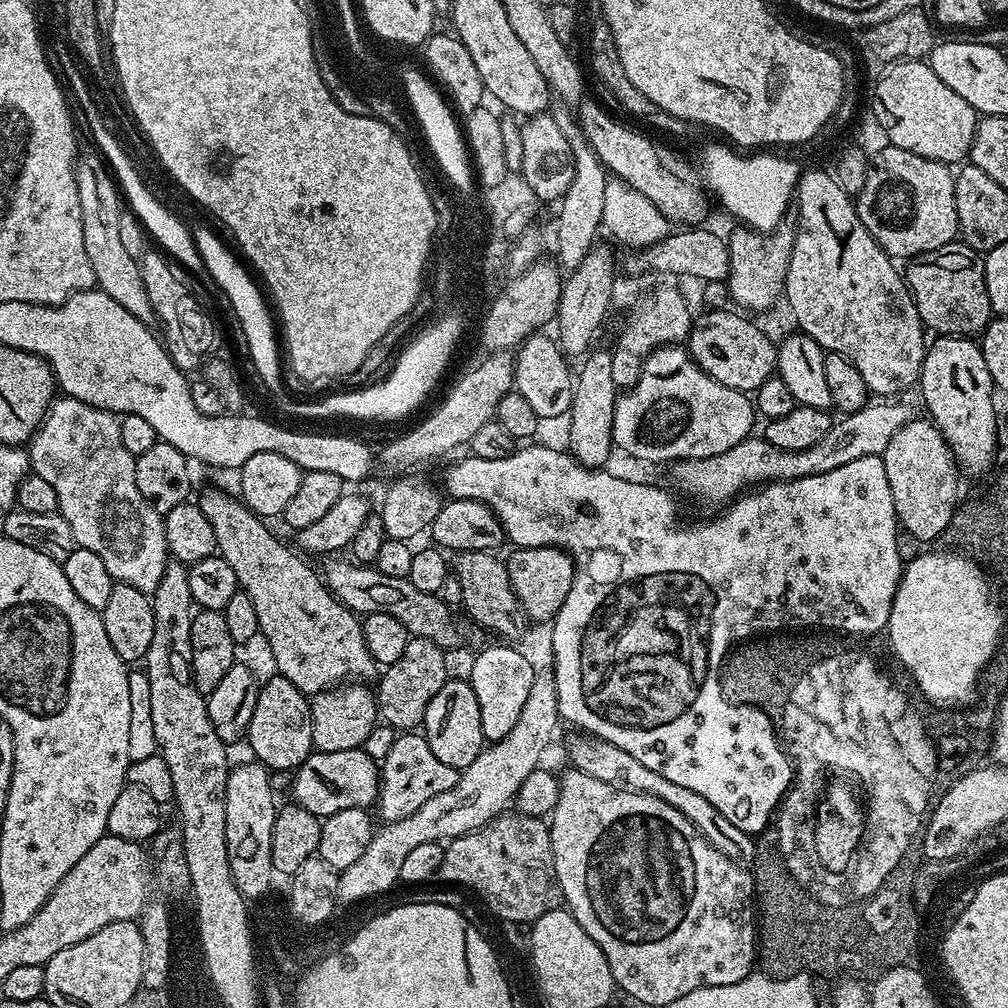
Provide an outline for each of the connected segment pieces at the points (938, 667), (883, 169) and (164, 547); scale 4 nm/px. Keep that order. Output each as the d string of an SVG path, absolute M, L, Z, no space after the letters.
M939 551L924 552L914 557L909 564L907 561L903 565L900 584L896 587L890 610L886 637L897 662L912 675L921 694L932 703L929 705L940 710L957 710L963 704L971 705L977 699L978 685L984 670L1000 647L1000 638L1005 631L1004 616L992 597L988 576L979 568L980 564L961 551Z
M888 147L871 157L868 177L854 200L856 212L878 246L893 258L915 258L923 252L944 250L952 239L957 239L960 230L954 206L955 181L949 165L927 160L910 150Z
M61 395L48 405L44 422L28 441L26 451L31 471L54 486L54 494L58 494L60 503L59 515L70 526L73 541L79 547L94 550L94 554L106 562L106 570L113 581L152 593L158 582L162 582L162 574L170 563L164 518L161 512L150 506L150 502L146 502L146 498L142 498L142 494L138 494L138 482L134 482L136 457L122 446L120 416L72 396Z

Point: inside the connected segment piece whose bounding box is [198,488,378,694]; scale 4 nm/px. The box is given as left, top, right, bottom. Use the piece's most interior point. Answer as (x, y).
(317, 642)

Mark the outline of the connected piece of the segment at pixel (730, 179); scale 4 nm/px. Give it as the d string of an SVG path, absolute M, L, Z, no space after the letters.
M714 142L708 145L702 152L702 174L708 186L707 191L718 198L719 202L736 218L739 223L746 225L755 231L771 231L785 219L785 212L790 208L795 195L796 185L802 166L786 158L780 158L774 154L762 154L754 152L751 154L740 153L727 143Z

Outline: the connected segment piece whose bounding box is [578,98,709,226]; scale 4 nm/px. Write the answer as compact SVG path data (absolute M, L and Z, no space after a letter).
M591 98L580 101L578 120L583 125L594 154L615 179L626 182L631 188L638 190L638 194L650 198L650 202L654 202L654 206L662 210L662 214L669 222L676 223L677 220L680 223L677 225L680 226L700 226L705 223L704 215L708 212L709 197L703 191L700 193L694 183L676 178L662 166L658 147L655 143L652 144L650 137L619 124L610 113L603 112Z

